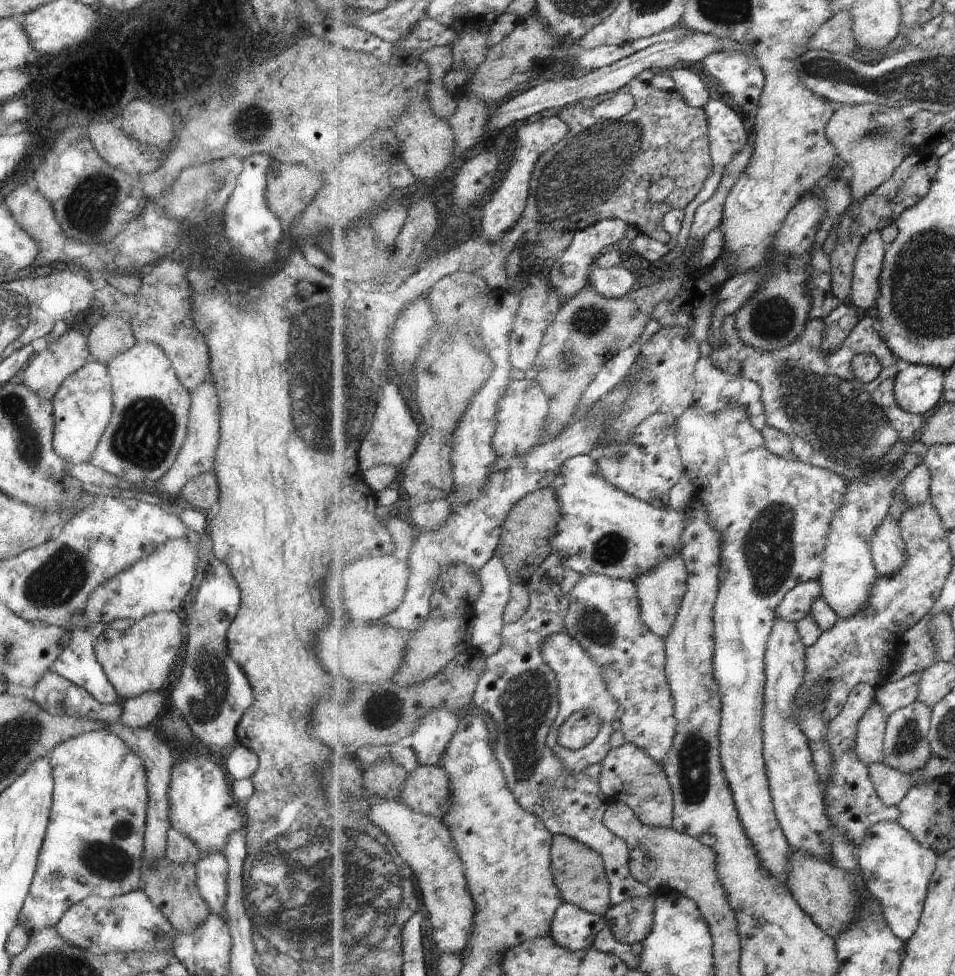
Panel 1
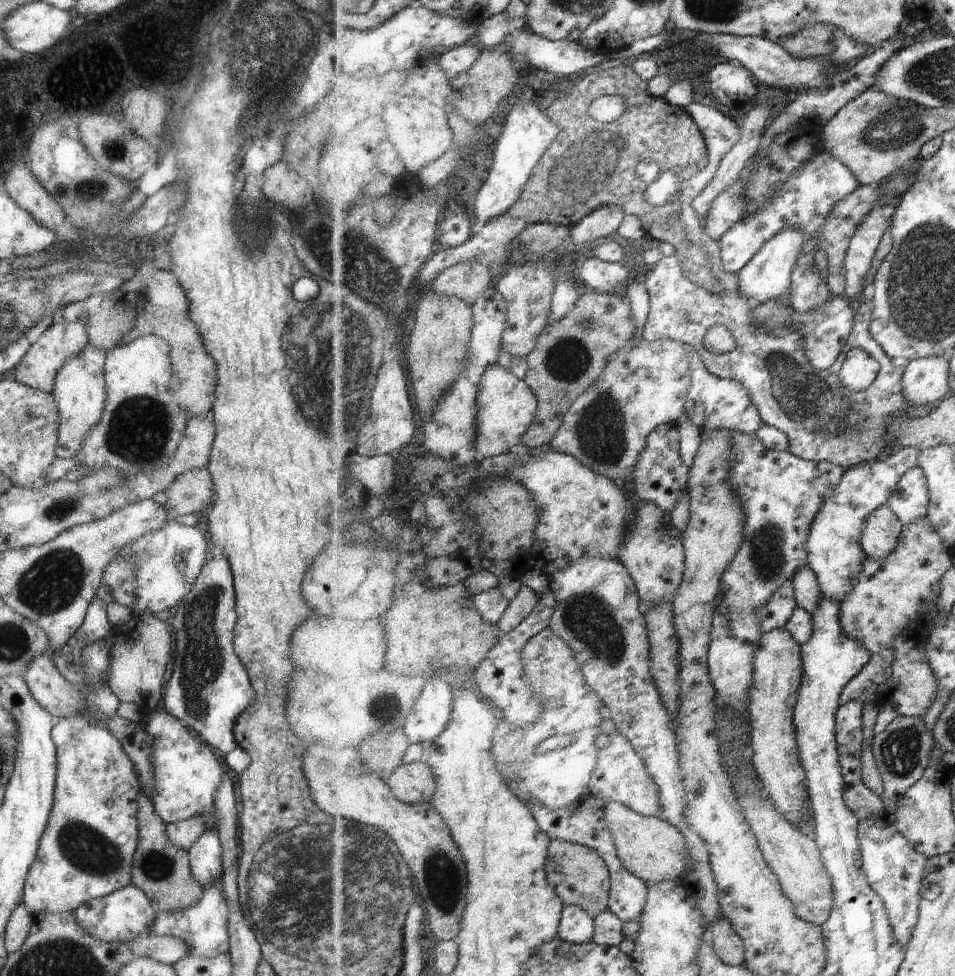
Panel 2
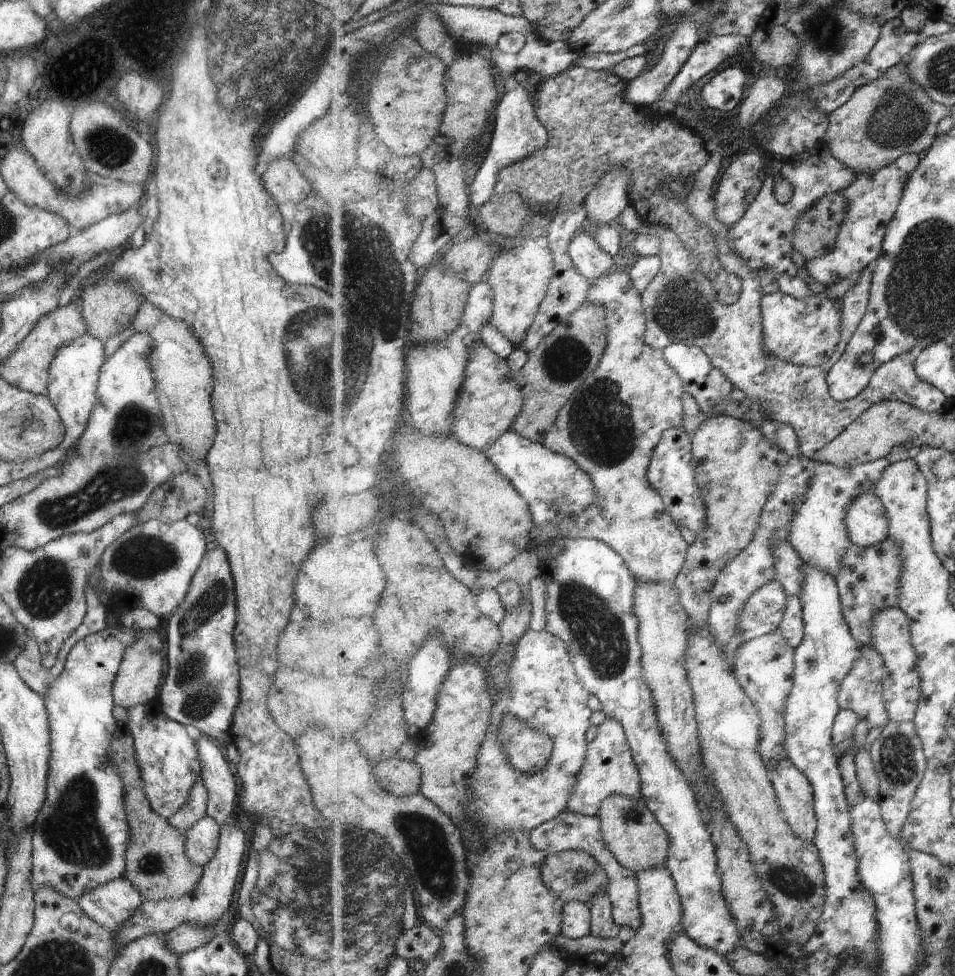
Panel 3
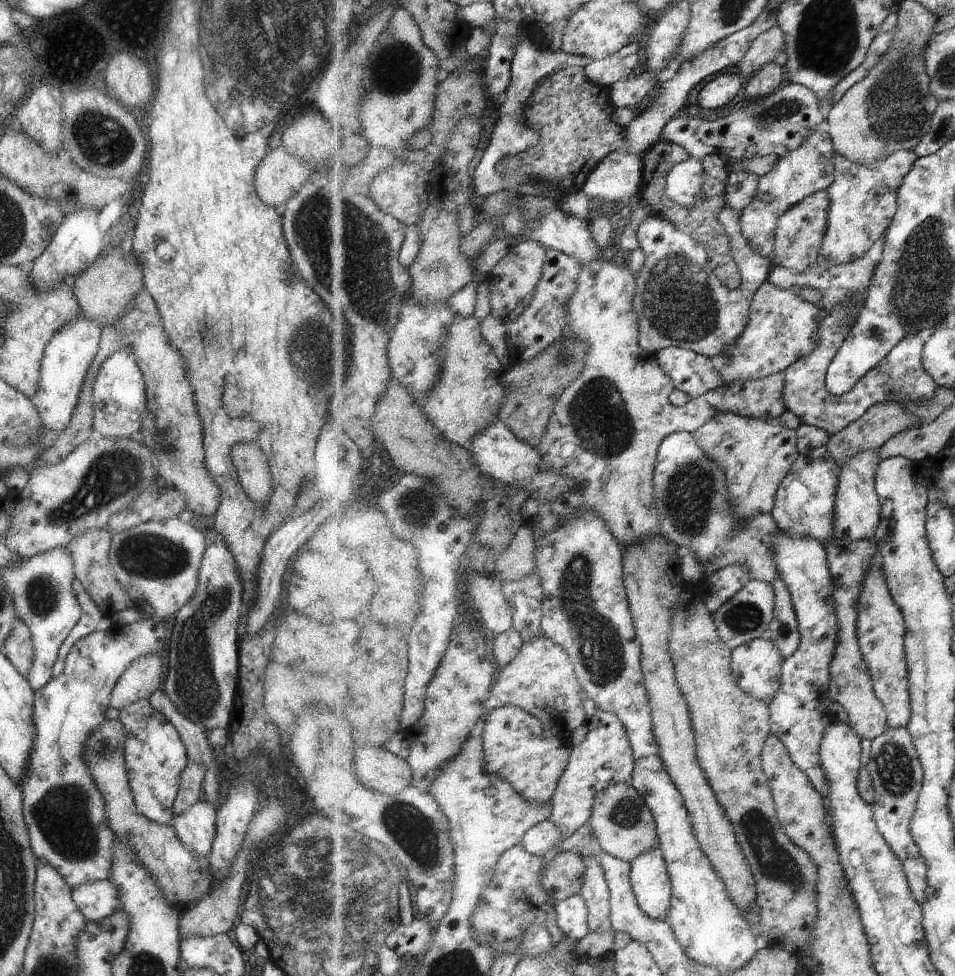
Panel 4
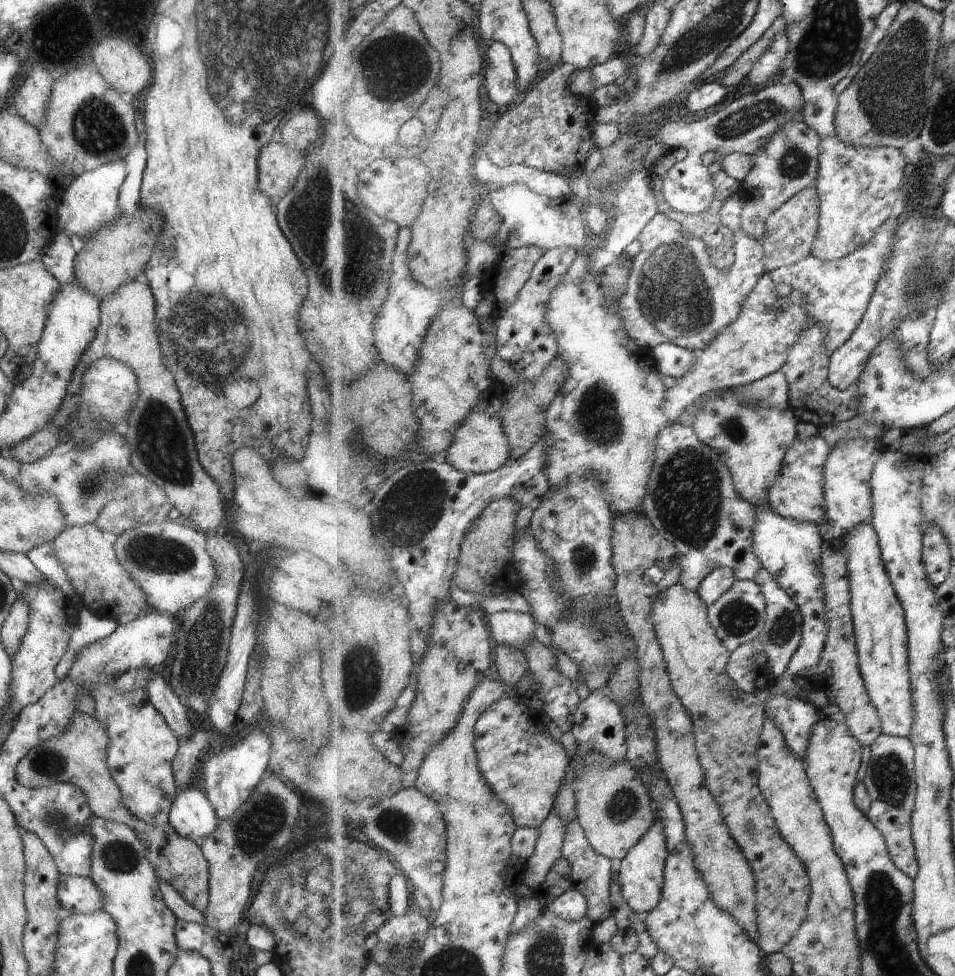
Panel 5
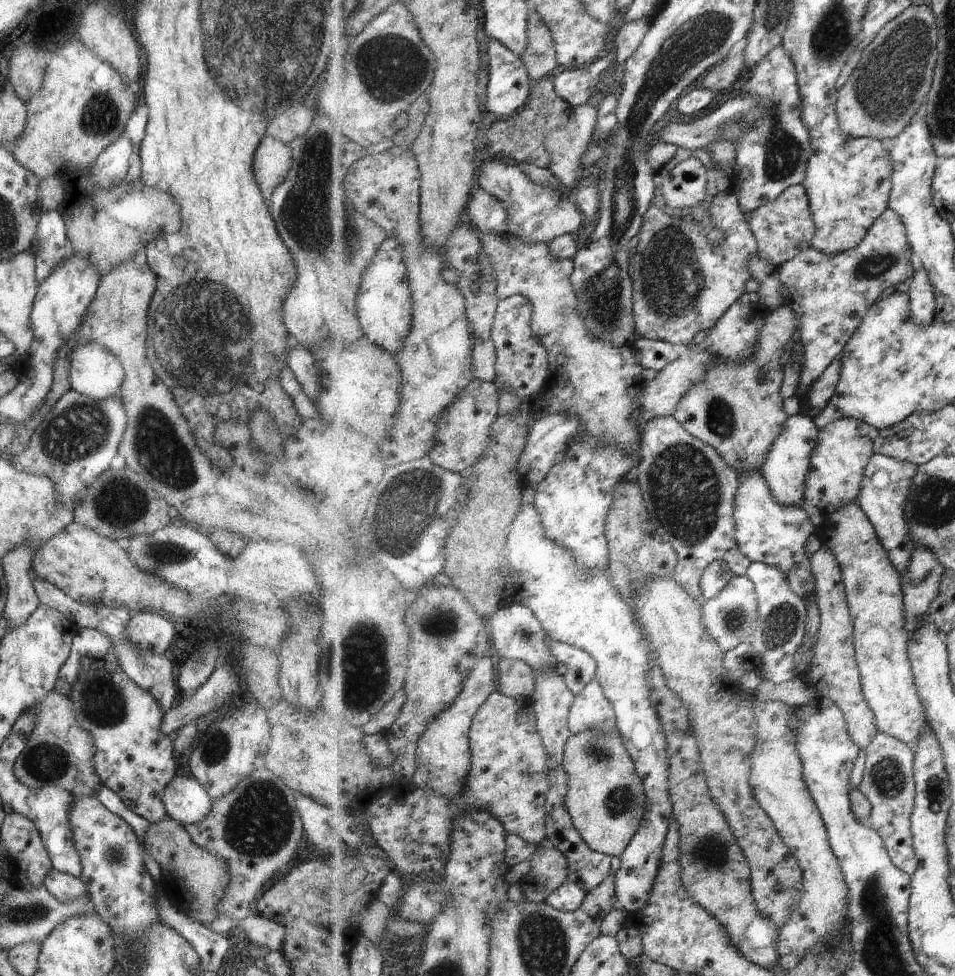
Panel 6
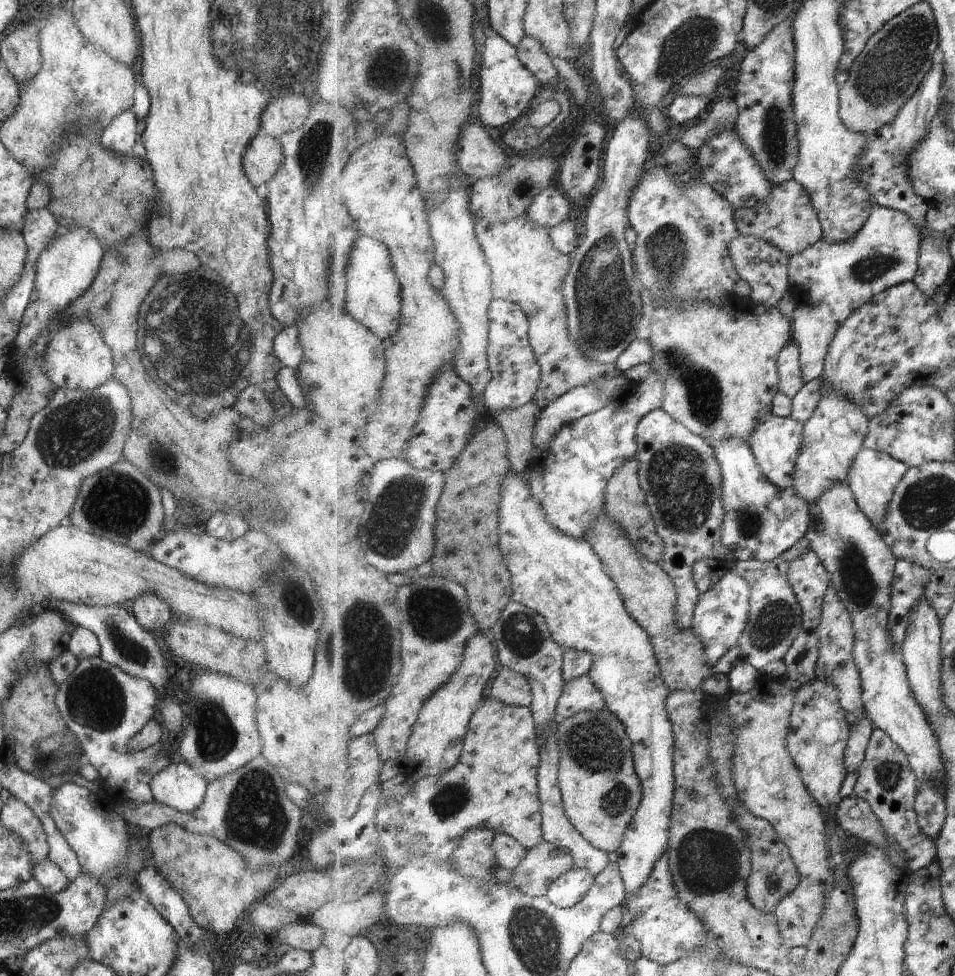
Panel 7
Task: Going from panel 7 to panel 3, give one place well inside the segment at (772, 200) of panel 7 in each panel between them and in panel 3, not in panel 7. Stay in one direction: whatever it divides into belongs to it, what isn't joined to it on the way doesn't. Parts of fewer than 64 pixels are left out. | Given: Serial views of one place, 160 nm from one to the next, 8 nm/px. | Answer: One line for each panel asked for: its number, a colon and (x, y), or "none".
3: (818, 233)
4: (799, 239)
5: (791, 231)
6: (784, 227)

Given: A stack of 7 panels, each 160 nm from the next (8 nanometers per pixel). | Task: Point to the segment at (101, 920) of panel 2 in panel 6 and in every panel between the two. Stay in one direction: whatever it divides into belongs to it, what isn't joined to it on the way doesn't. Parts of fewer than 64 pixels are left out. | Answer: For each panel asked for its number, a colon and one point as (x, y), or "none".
3: (109, 905)
4: (95, 900)
5: (81, 895)
6: (64, 887)

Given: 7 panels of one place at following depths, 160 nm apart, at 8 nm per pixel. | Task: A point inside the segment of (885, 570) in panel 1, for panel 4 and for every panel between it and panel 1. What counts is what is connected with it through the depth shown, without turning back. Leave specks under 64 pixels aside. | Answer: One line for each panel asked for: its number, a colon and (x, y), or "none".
2: (882, 531)
3: (867, 519)
4: (858, 508)

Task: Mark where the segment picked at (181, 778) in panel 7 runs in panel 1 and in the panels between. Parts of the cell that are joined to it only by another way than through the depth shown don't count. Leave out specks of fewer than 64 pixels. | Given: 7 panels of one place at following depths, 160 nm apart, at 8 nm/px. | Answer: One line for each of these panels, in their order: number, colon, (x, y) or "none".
1: (211, 869)
2: (205, 854)
3: (201, 839)
4: (195, 828)
5: (191, 815)
6: (184, 799)

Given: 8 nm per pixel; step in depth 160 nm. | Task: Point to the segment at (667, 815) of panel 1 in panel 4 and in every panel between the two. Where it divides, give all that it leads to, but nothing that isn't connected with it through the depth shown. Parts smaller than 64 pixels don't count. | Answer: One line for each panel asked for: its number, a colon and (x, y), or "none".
2: (622, 776)
3: (610, 768)
4: (605, 758)

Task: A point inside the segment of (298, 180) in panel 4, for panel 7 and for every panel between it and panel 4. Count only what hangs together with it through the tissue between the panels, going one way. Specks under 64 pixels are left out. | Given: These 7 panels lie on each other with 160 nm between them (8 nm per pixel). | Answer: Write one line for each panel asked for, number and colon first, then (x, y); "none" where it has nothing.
5: (278, 165)
6: (271, 161)
7: (263, 154)

